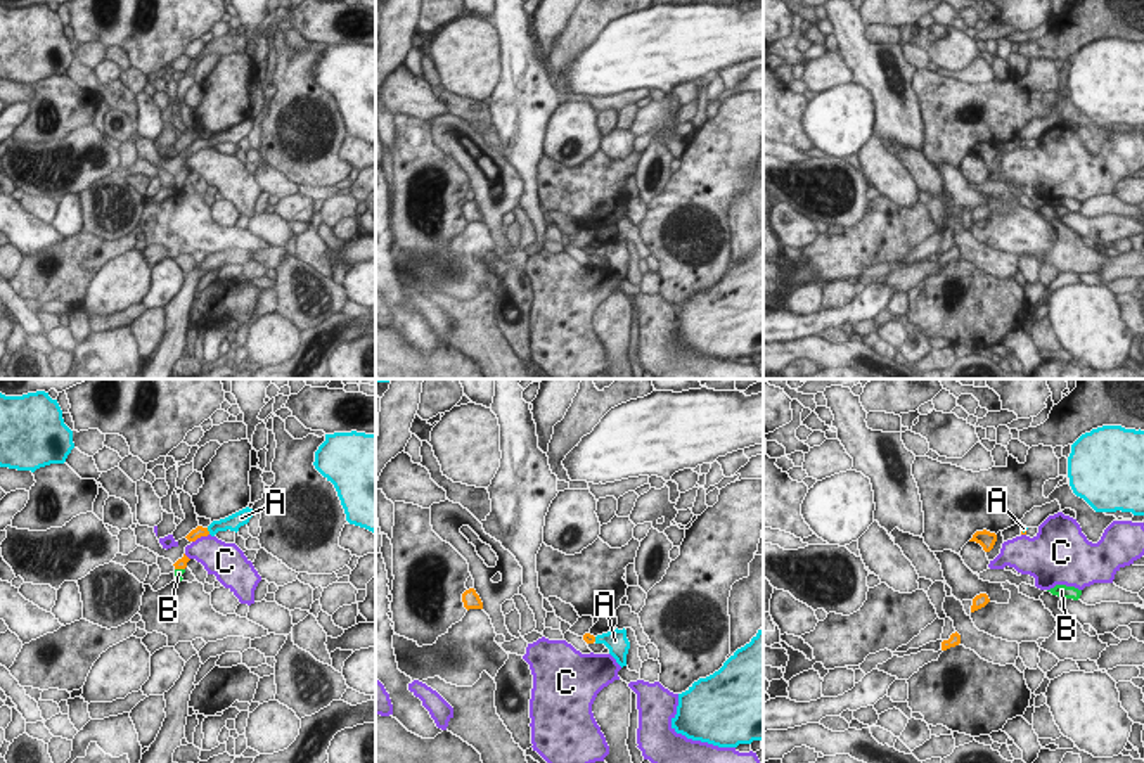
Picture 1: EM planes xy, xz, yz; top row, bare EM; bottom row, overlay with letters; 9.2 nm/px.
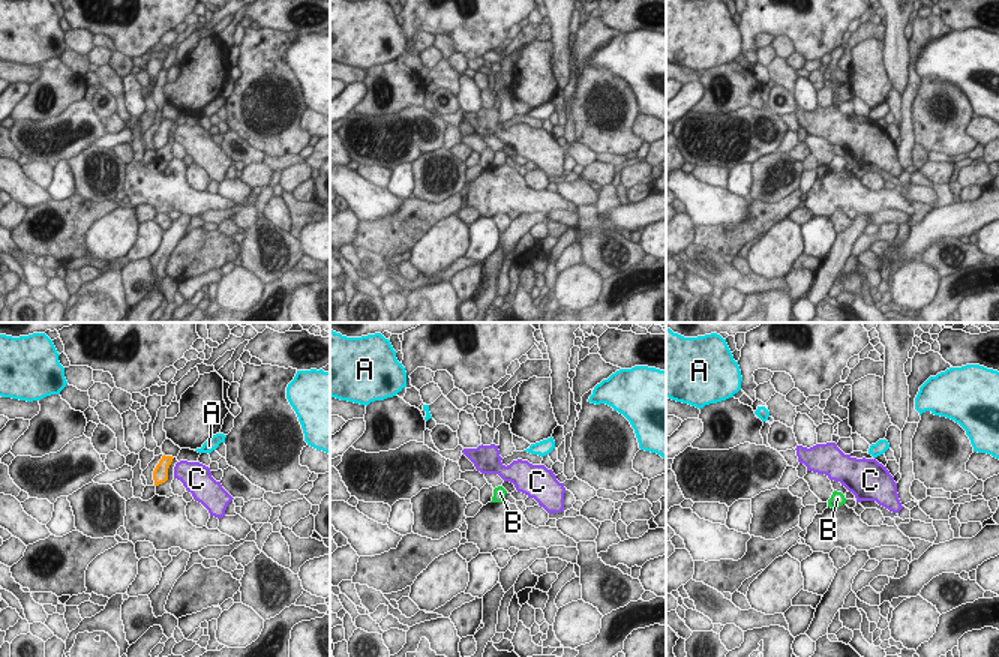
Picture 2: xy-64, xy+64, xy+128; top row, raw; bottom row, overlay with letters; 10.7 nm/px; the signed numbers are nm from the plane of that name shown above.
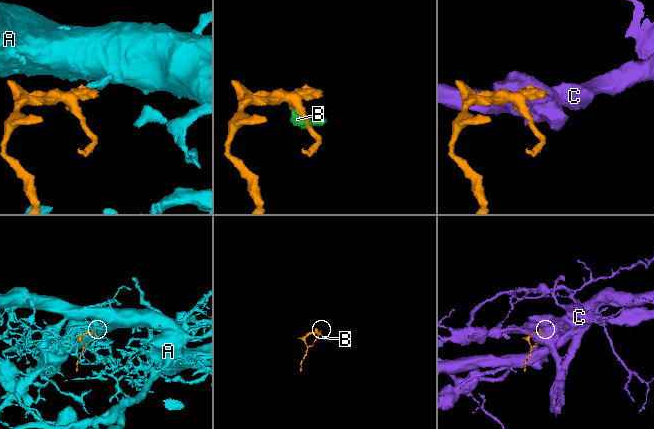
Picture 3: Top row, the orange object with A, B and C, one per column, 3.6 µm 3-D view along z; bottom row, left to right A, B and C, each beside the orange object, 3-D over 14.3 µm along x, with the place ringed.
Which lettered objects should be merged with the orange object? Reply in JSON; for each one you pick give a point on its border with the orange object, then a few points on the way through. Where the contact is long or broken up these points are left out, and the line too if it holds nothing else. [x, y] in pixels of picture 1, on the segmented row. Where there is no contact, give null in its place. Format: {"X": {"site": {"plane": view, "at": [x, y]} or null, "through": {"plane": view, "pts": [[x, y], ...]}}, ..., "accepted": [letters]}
{"A": {"site": {"plane": "xy", "at": [208, 532]}, "through": {"plane": "xy", "pts": [[199, 532], [208, 532], [232, 523]]}}, "B": {"site": {"plane": "xy", "at": [180, 568]}, "through": {"plane": "xy", "pts": [[182, 563], [180, 568], [179, 573]]}}, "accepted": ["A", "B"]}

